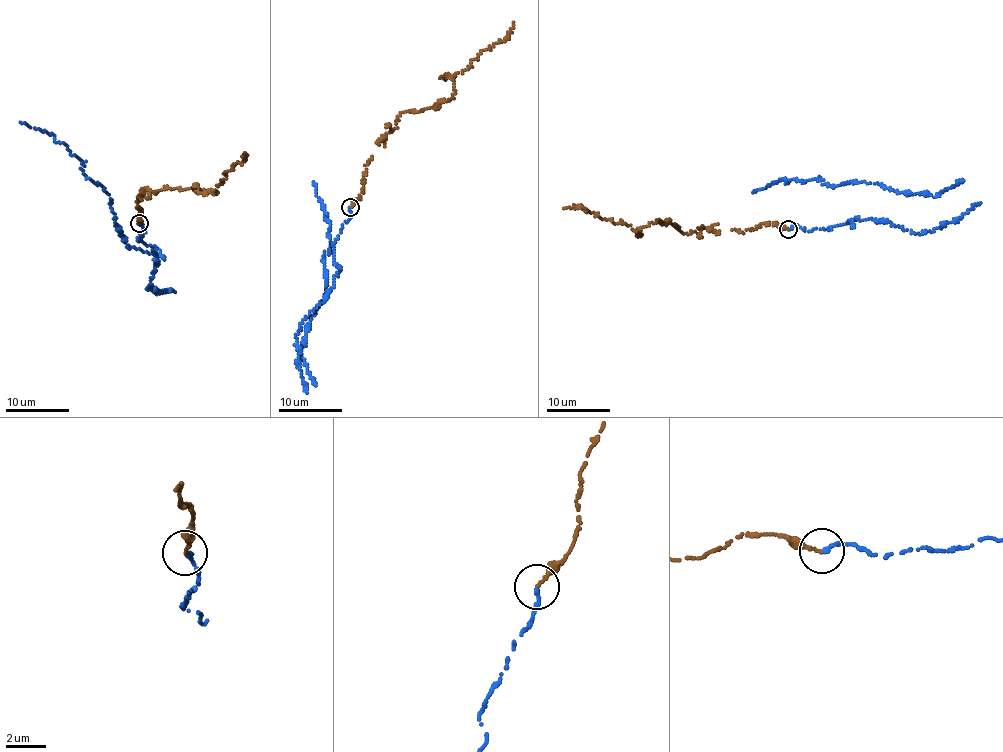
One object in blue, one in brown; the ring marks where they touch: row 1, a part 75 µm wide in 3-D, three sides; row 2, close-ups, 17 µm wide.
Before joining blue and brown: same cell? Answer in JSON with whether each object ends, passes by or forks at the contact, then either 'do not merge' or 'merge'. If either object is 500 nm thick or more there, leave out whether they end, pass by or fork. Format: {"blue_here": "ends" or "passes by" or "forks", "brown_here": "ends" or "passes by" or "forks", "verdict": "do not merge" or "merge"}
{"blue_here": "ends", "brown_here": "ends", "verdict": "merge"}

